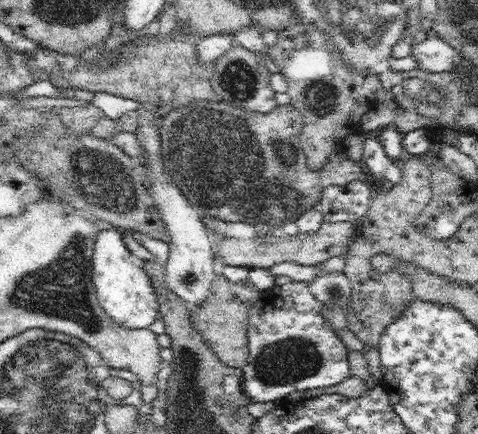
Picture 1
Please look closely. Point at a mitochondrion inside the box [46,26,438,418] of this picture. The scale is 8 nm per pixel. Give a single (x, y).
(210, 150)

